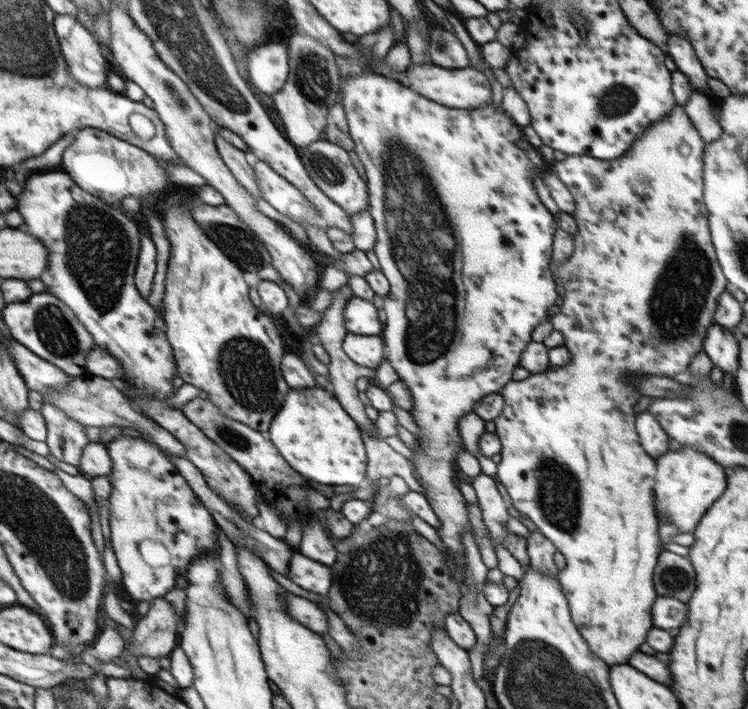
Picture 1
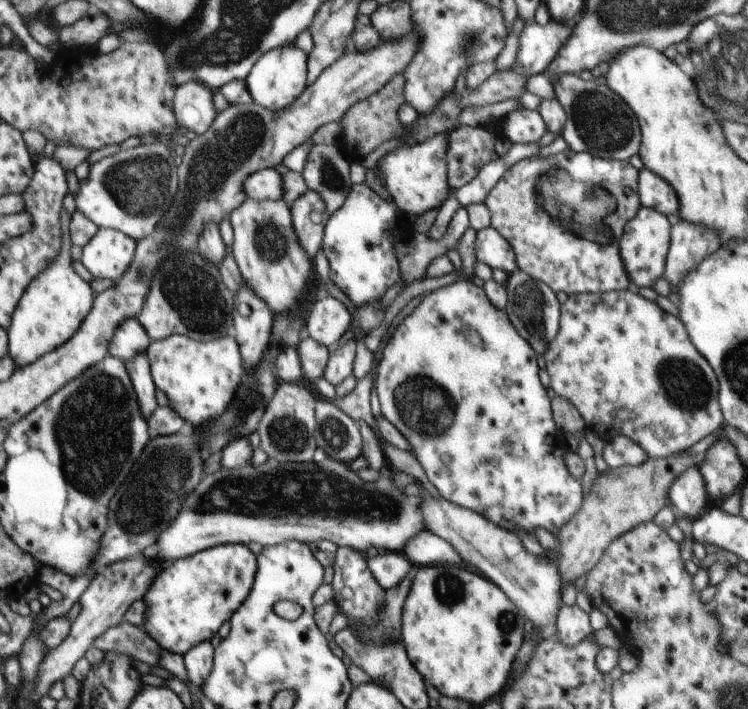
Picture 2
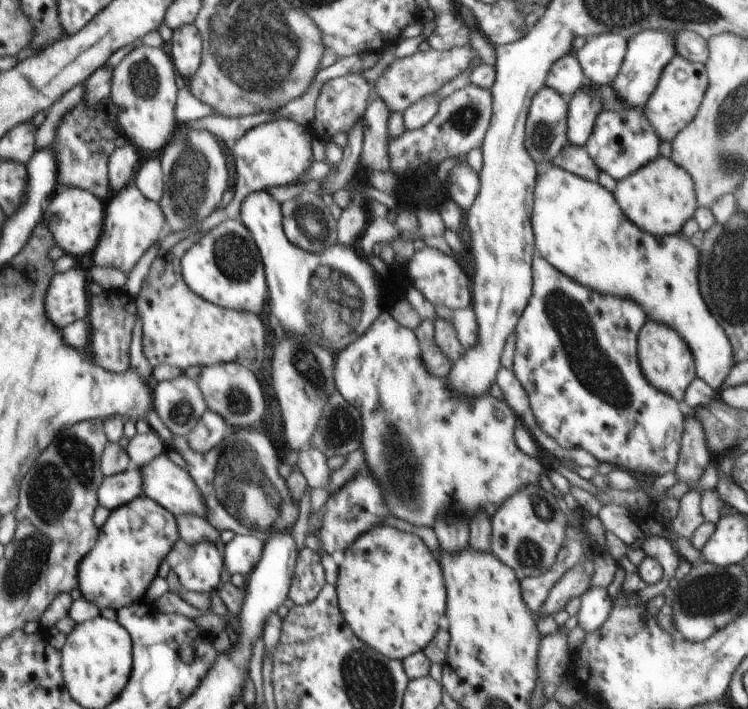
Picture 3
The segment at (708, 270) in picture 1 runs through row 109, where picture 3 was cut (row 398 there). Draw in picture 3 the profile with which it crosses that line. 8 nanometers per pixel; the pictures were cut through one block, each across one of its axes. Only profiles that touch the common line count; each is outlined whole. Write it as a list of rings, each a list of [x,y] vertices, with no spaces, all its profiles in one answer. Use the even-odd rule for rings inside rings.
[[[647,319],[639,332],[637,345],[640,370],[642,370],[644,378],[654,388],[658,388],[660,392],[668,394],[670,398],[683,404],[688,386],[697,377],[694,357],[688,344],[684,342],[684,338],[674,328]]]

